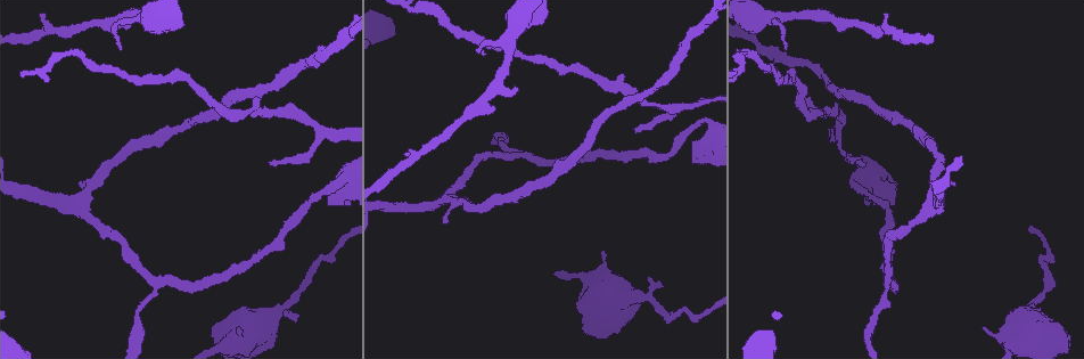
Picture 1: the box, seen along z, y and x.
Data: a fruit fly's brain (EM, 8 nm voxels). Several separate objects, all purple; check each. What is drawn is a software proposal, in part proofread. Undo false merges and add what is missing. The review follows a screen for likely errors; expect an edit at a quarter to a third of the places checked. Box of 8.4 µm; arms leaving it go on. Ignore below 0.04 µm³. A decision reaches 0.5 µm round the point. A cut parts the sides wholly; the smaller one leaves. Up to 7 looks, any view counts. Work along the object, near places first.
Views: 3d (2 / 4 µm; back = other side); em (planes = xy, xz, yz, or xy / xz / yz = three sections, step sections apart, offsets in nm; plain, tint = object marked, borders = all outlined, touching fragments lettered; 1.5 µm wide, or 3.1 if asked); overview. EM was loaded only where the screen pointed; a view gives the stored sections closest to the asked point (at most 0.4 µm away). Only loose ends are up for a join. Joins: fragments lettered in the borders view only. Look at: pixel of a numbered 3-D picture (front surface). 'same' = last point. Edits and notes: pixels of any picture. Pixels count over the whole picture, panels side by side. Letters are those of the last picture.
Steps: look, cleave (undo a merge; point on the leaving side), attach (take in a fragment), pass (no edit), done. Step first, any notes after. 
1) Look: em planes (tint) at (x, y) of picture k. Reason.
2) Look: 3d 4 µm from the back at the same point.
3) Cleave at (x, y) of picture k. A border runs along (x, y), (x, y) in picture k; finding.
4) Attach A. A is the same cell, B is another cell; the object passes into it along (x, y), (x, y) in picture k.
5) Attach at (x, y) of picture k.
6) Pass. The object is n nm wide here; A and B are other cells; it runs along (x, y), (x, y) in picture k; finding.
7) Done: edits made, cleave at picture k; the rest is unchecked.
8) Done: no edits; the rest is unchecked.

Look: em planes (borders) at (518, 90) of picture 1. An open end.

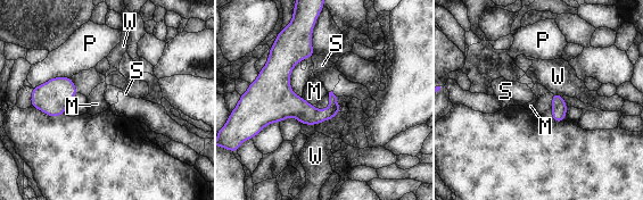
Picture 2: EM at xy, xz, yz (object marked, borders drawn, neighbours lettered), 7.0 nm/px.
Pass. The longest contact is with P, 130 nm; M, P, S and W are other cells; it runs along (308, 48), (286, 73), (278, 119) in picture 2; none of them fits.

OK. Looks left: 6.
Look: em planes (borders) at (805, 98) of picture 1. Branch stops here.

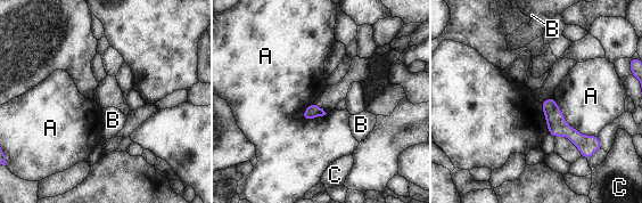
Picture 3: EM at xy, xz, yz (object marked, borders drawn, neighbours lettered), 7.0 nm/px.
Pass. A, B and C are other cells; a border runs along (554, 96), (571, 127), (598, 136) in picture 3; none of them fits.

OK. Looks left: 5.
Look: em planes (plain) at (636, 133) of picture 1.

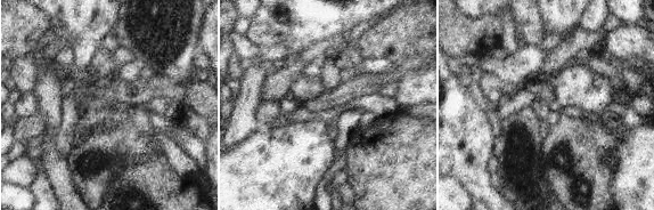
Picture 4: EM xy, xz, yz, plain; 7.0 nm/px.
Look: em planes (borders) at the same point. See the neighbours.

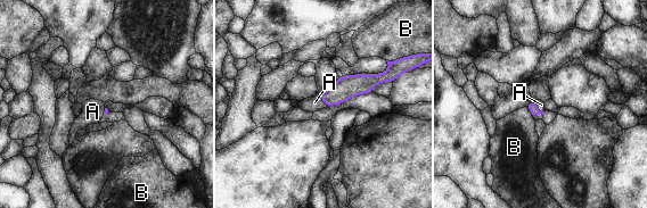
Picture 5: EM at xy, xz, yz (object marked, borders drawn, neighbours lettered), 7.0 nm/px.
Attach A. The longest contact is with A, 140 nm; A is the same cell, B is another cell; the object passes into it along (533, 107), (538, 107), (541, 105) in picture 5; the cell continues.

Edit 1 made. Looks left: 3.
Done: edits made, attach at picture 5; the rest is unchecked.

